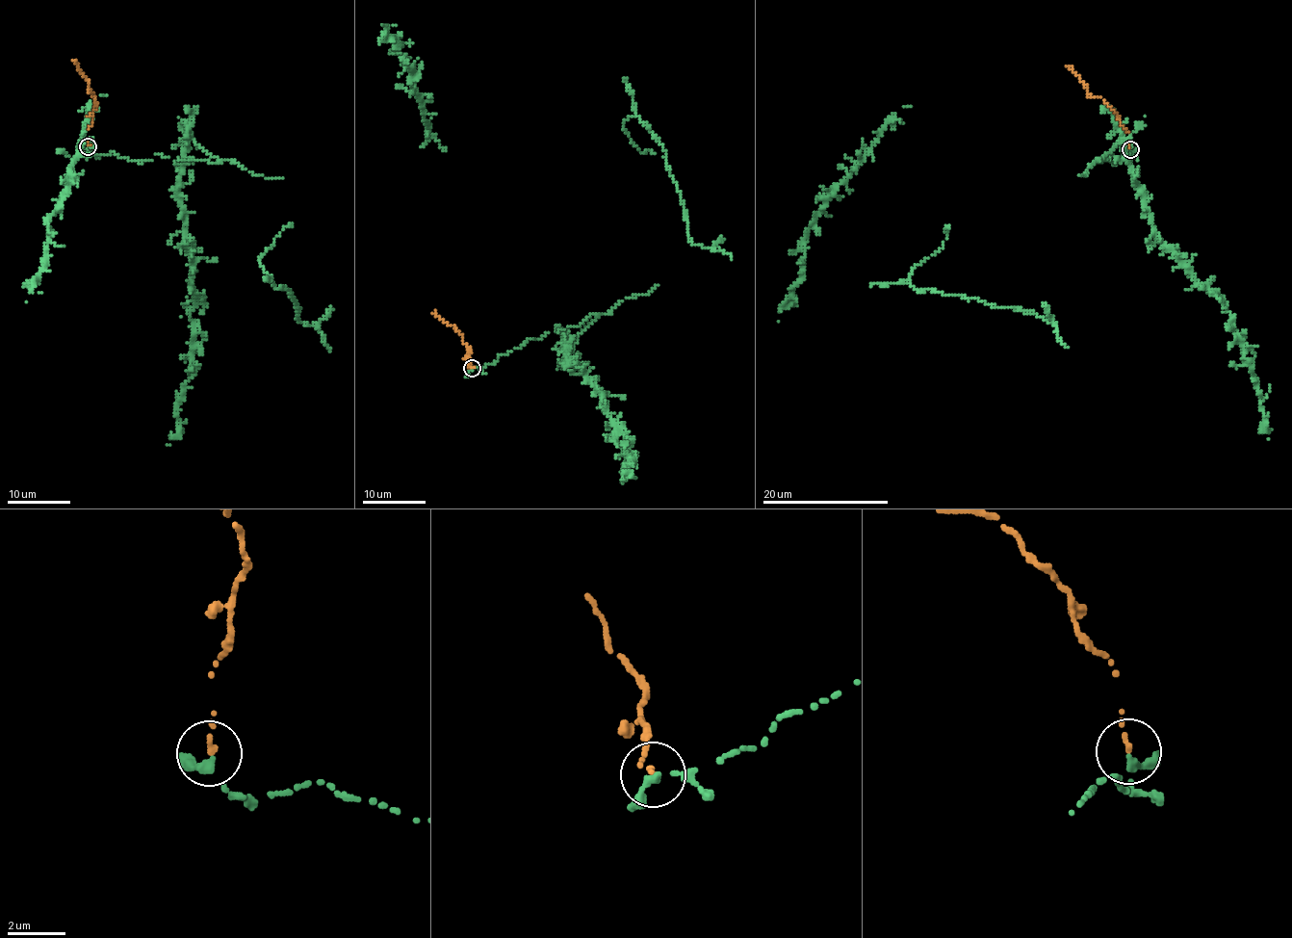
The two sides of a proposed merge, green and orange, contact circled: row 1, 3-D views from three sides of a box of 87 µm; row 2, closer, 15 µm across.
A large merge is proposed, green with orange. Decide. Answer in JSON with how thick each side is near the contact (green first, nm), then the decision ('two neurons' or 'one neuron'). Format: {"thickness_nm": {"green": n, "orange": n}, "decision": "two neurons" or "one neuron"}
{"thickness_nm": {"green": 220, "orange": 180}, "decision": "two neurons"}

